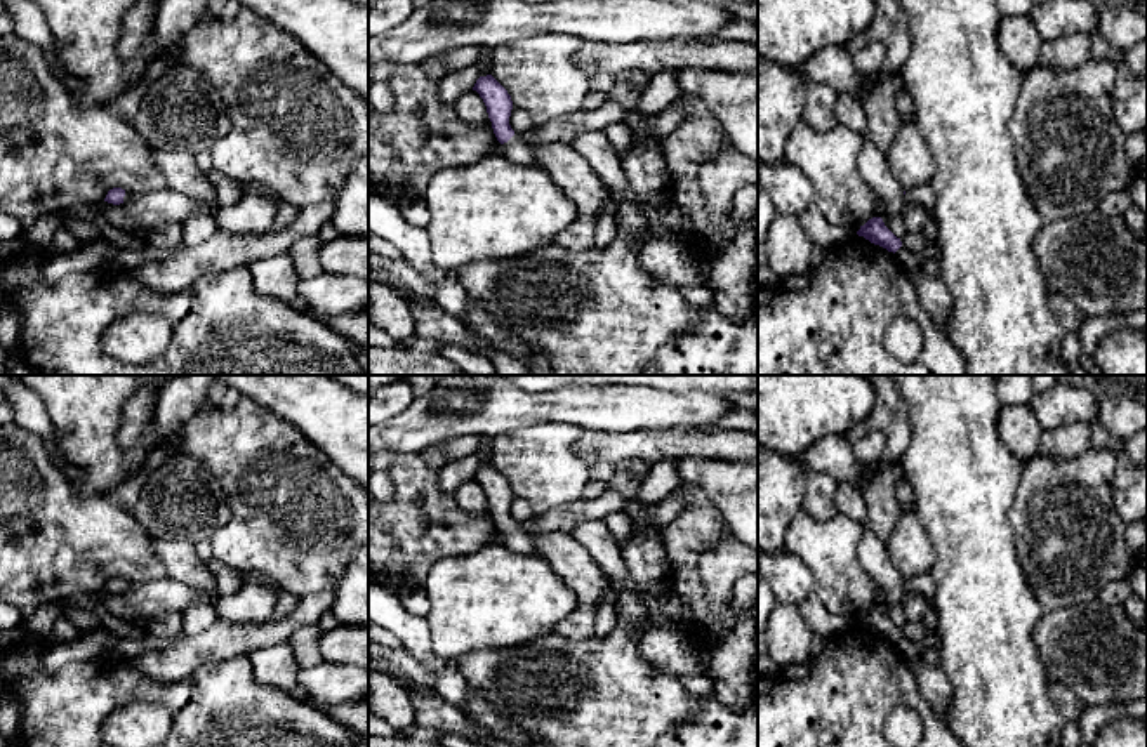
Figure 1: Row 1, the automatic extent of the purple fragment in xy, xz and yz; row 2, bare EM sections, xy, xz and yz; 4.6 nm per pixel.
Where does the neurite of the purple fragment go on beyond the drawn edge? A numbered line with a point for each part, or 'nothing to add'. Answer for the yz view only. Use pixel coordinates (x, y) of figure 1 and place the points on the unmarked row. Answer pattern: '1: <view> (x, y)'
nothing to add

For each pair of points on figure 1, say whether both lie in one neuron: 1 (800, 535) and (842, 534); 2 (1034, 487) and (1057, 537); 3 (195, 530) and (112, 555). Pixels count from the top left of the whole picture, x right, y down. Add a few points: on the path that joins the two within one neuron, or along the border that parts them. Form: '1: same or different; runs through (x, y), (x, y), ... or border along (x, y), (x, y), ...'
1: same; runs through (810, 535), (831, 535)
2: same; runs through (1047, 499), (1057, 509), (1057, 525)
3: different; border along (129, 513), (152, 535)

